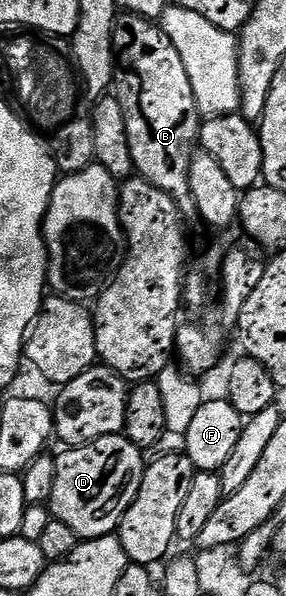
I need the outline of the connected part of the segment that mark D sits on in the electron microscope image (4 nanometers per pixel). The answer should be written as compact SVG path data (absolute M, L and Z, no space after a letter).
M114 434L91 442L88 446L67 448L62 452L64 454L58 455L55 463L55 483L53 484L53 496L49 503L52 515L58 521L69 524L69 528L73 528L73 532L83 540L115 534L129 504L133 504L133 500L141 488L145 469L144 451L131 443L123 434Z

